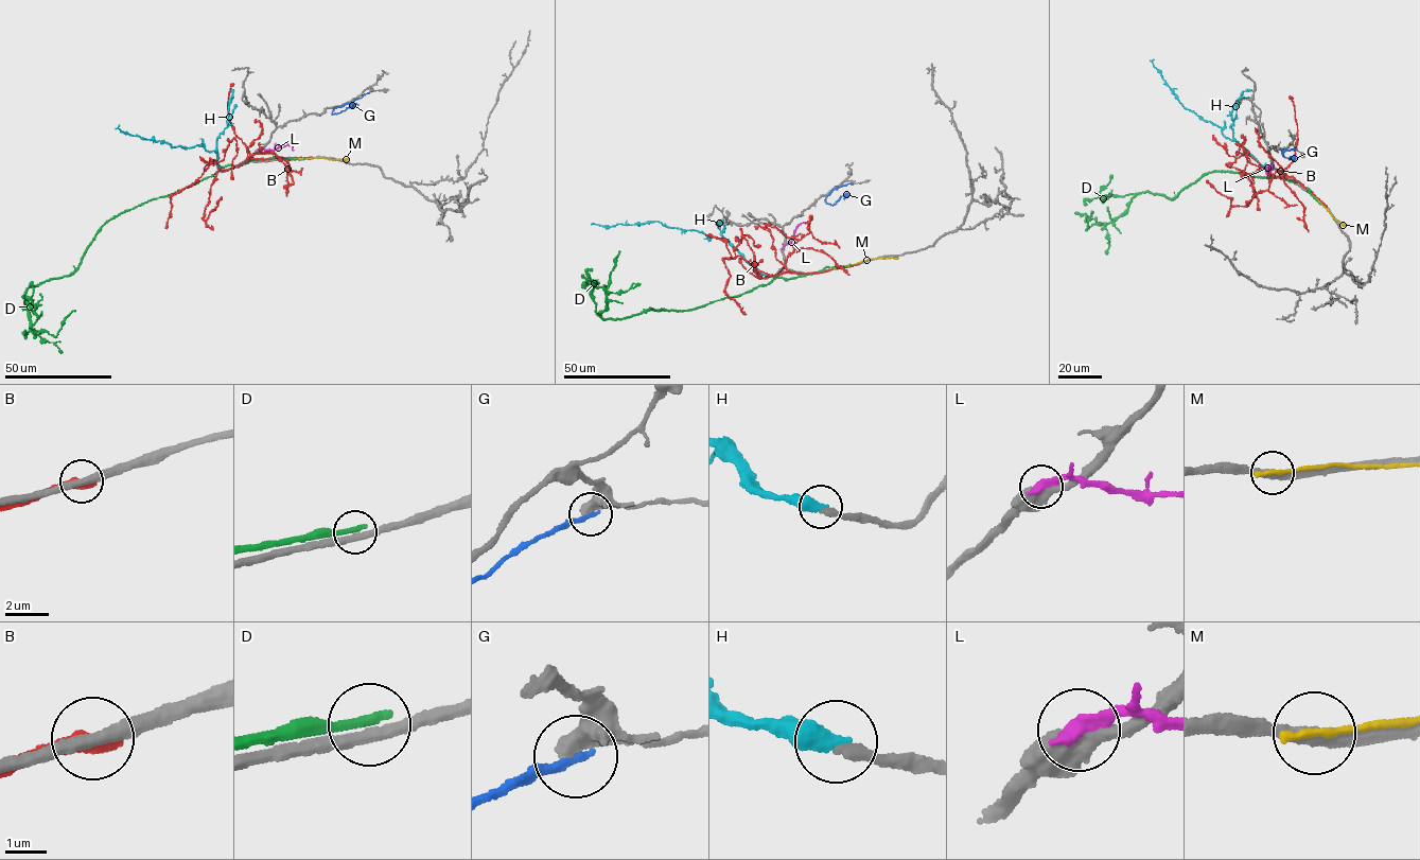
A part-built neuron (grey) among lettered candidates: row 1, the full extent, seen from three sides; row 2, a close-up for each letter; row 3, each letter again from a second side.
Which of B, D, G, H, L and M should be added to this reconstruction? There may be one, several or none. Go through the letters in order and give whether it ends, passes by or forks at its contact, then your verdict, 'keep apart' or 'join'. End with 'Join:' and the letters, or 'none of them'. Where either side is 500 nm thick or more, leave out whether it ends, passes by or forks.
B: keep apart
D: it ends; keep apart
G: it ends; keep apart
H: join
L: it ends; keep apart
M: it ends; keep apart
Join: H

